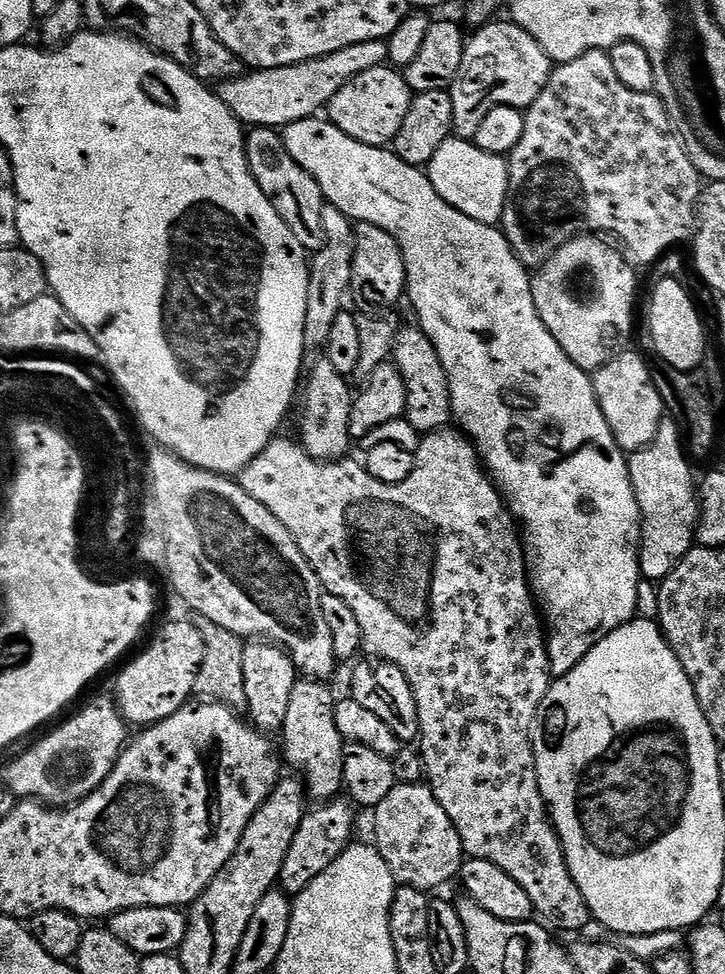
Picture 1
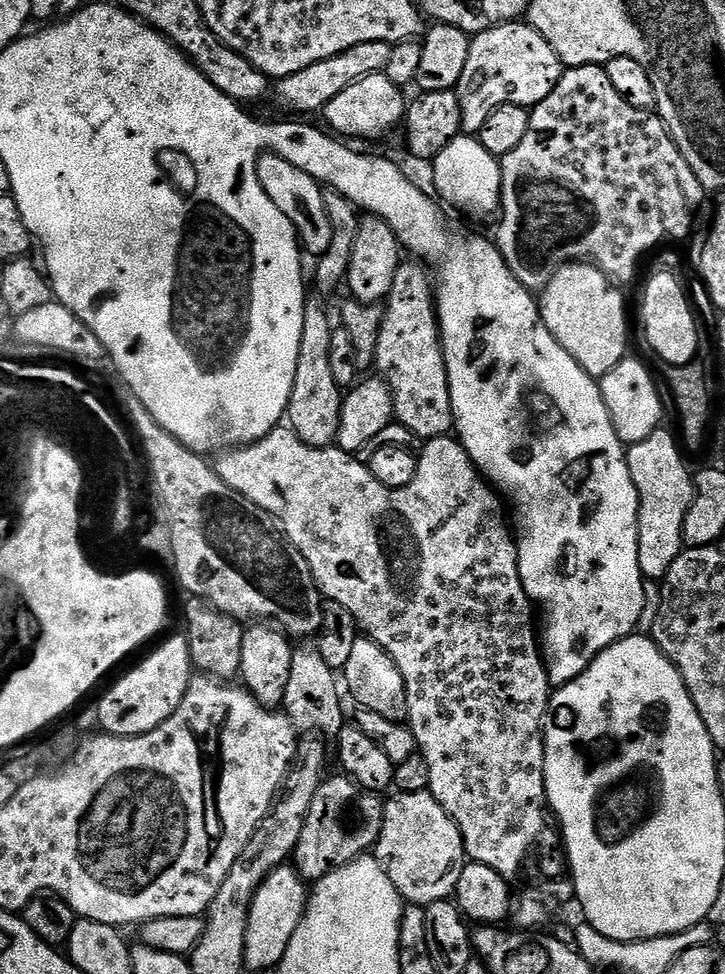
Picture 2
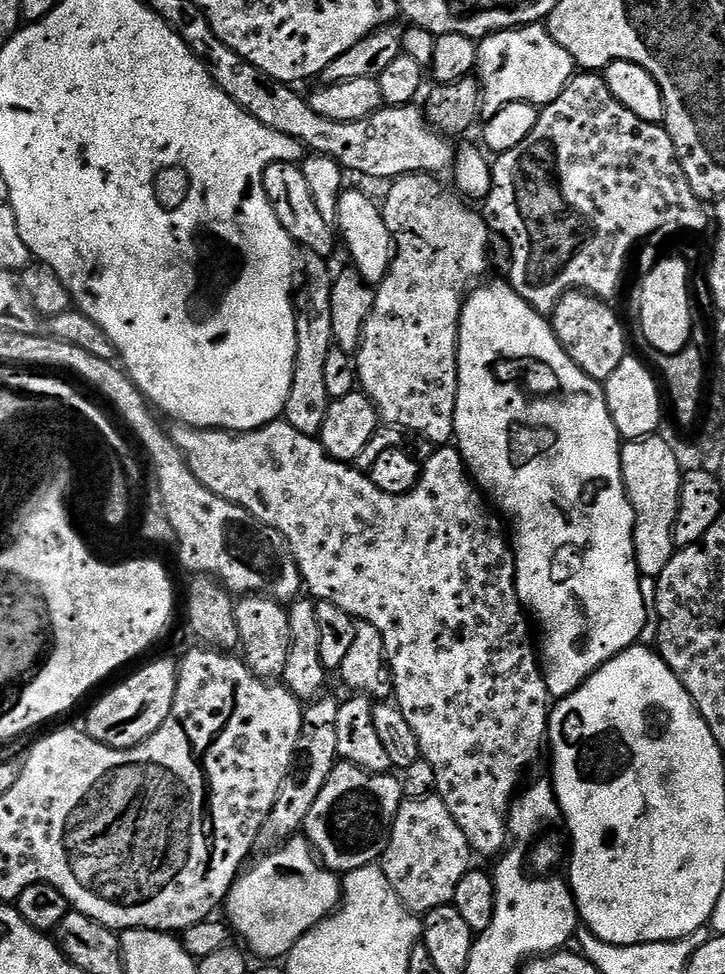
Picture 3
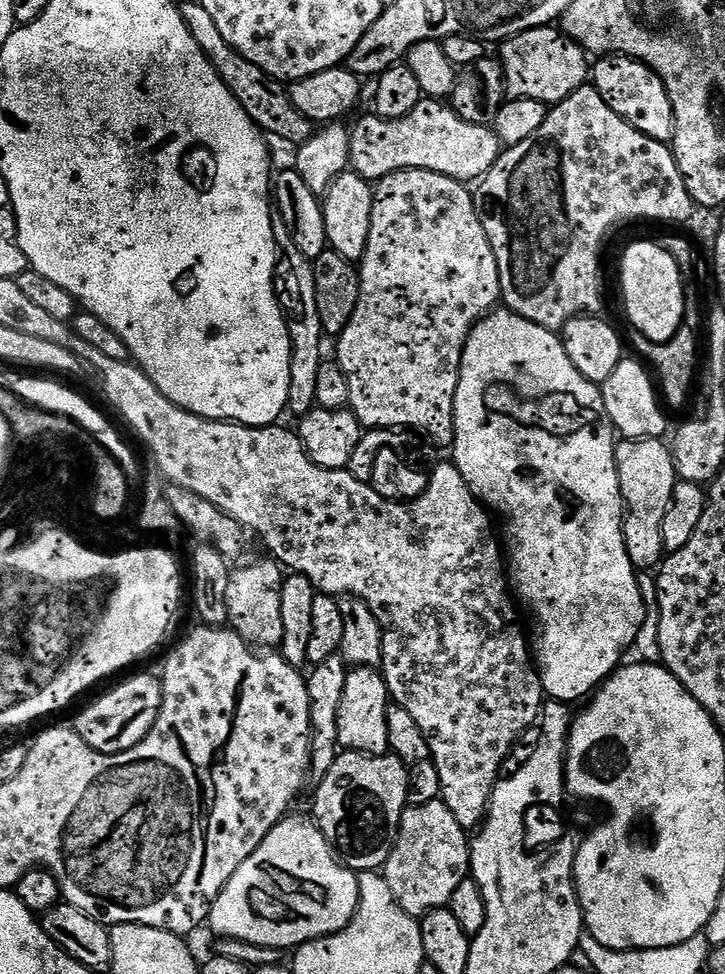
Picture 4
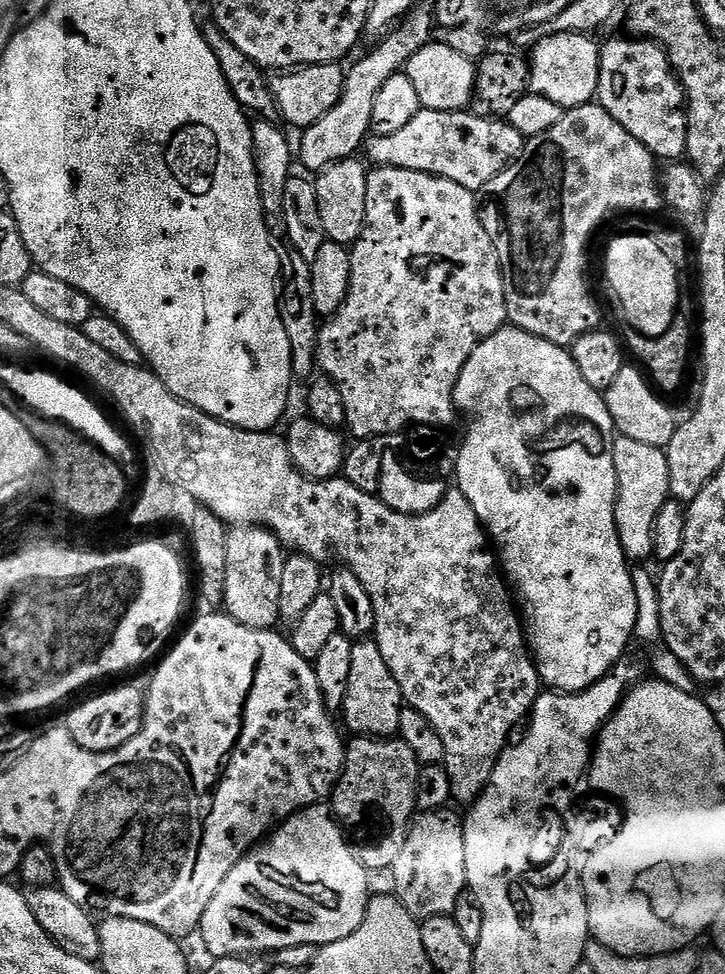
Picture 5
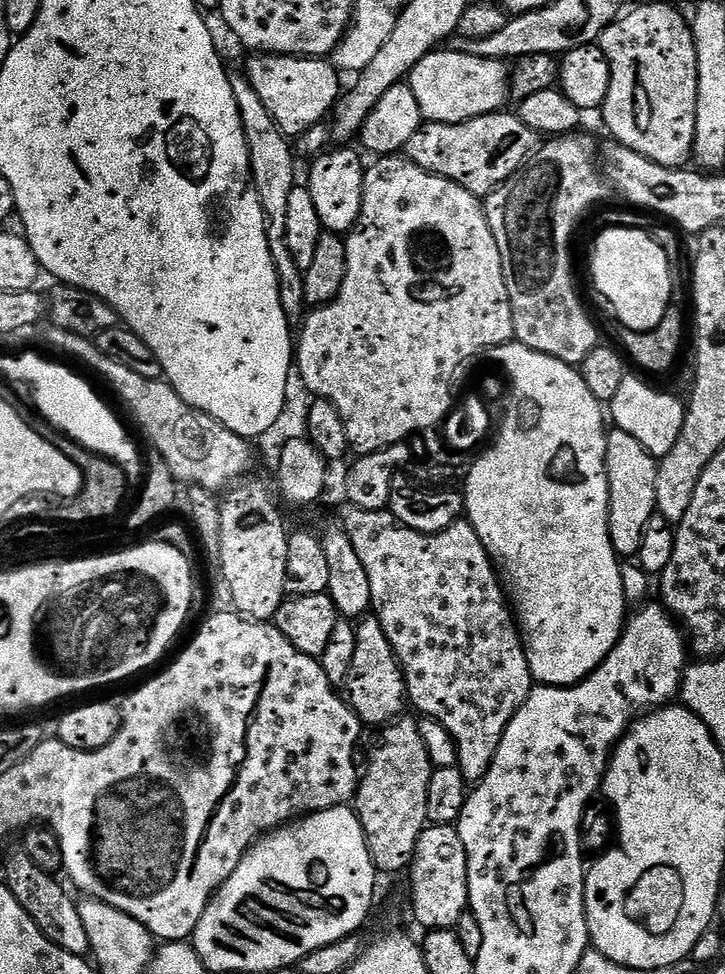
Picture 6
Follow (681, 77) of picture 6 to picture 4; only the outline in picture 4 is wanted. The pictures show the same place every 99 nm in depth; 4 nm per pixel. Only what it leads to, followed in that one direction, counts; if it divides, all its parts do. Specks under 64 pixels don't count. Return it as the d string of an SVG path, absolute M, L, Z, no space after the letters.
M608 54L597 60L600 61L597 64L595 61L590 72L590 80L602 94L610 110L626 118L626 122L642 130L642 134L655 140L671 141L672 132L676 129L676 115L672 112L672 103L660 75L640 60L623 54Z

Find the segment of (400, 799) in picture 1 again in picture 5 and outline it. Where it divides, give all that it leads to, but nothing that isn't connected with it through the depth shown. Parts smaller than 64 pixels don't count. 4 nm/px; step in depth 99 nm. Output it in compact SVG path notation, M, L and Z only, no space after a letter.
M452 810L417 815L408 829L406 846L390 869L395 896L423 922L435 916L451 916L458 898L468 888L464 822Z

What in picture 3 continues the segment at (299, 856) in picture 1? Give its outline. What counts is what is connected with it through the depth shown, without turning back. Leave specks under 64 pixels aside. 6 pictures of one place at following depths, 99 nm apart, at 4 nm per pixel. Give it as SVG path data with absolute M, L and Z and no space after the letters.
M337 763L326 786L318 793L302 832L325 868L347 874L377 863L388 848L394 818L405 801L400 776L367 772L353 764Z

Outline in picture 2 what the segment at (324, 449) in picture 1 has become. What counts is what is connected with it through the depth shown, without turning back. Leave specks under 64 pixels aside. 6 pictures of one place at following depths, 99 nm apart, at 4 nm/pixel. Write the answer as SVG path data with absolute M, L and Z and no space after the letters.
M309 299L304 306L302 342L298 346L298 370L294 370L294 390L290 390L290 402L286 413L287 427L302 442L315 448L330 448L336 444L336 435L342 414L344 396L334 382L330 371L330 338L334 331L334 320L318 301Z

